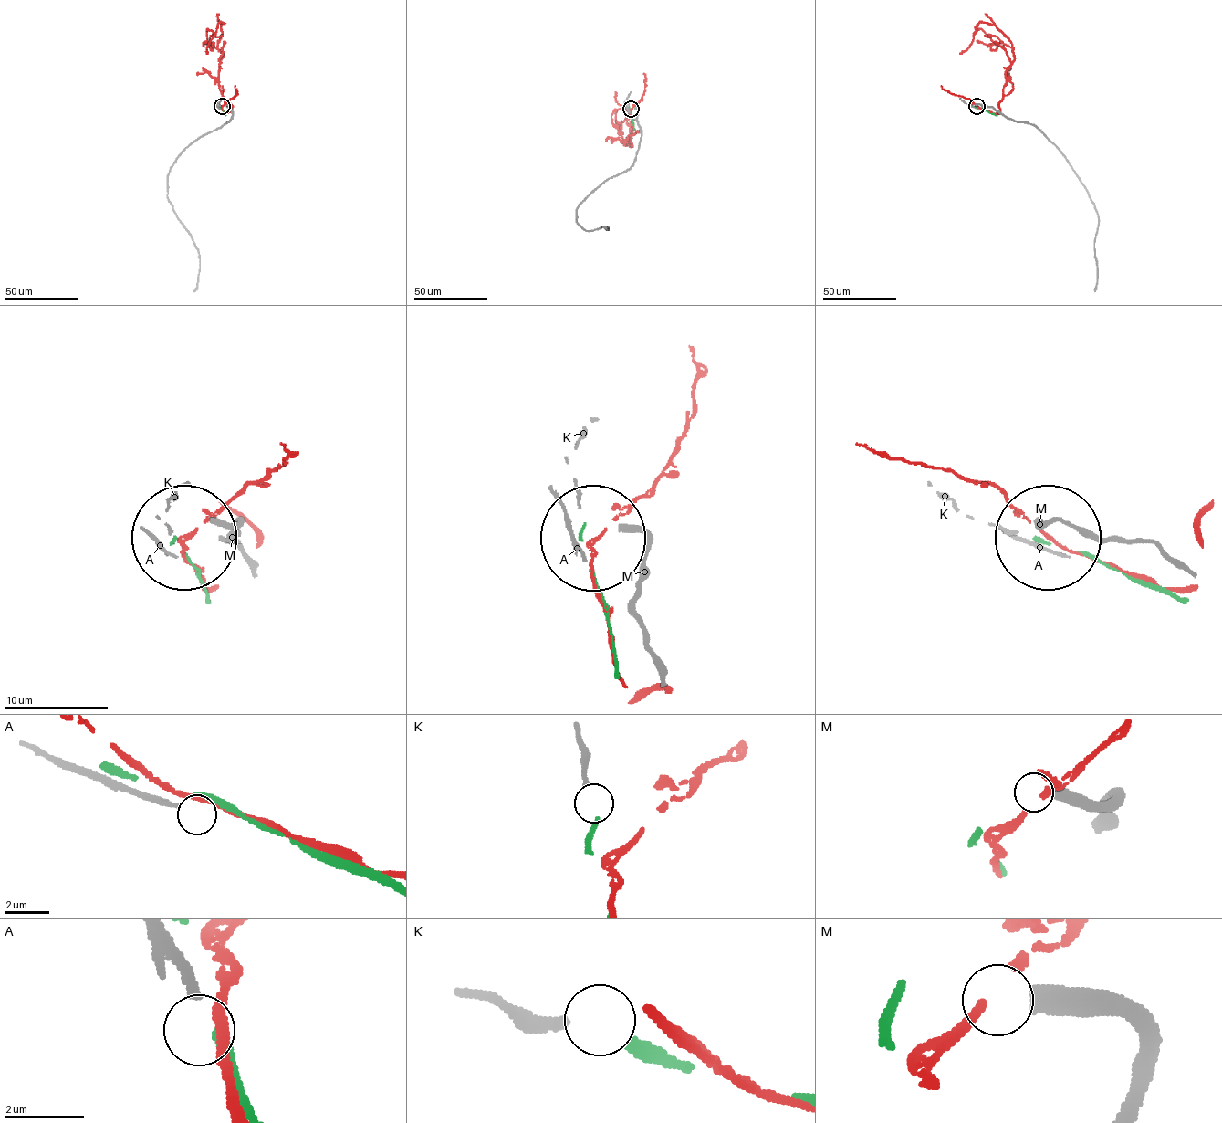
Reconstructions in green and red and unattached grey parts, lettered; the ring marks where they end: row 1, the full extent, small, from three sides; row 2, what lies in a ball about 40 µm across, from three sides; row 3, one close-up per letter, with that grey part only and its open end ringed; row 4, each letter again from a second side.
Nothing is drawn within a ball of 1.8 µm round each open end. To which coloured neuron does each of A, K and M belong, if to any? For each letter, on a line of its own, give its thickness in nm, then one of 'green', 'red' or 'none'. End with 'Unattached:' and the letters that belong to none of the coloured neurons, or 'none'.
A: calibre 200 nm; none
K: calibre 280 nm; green
M: calibre 500 nm; none
Unattached: A, M

